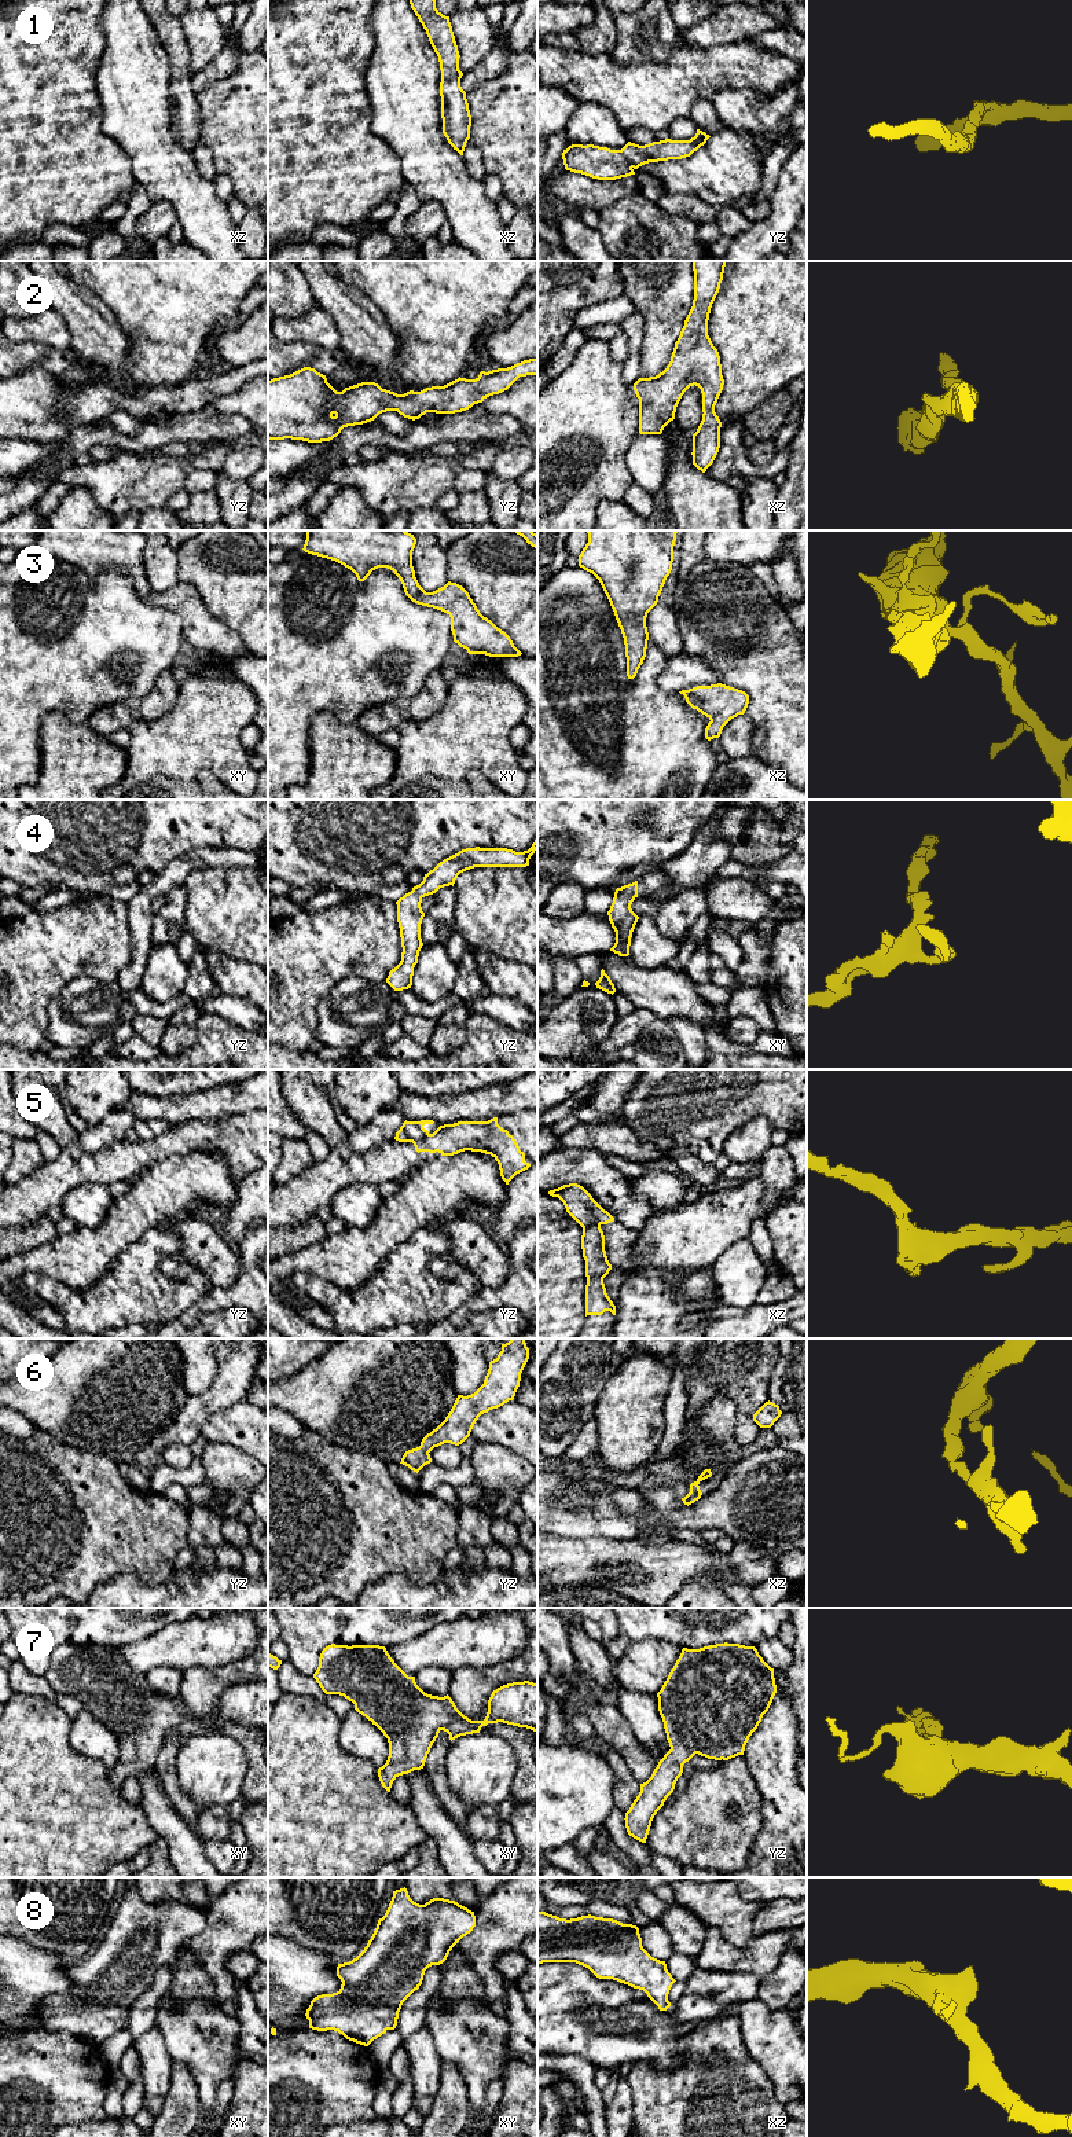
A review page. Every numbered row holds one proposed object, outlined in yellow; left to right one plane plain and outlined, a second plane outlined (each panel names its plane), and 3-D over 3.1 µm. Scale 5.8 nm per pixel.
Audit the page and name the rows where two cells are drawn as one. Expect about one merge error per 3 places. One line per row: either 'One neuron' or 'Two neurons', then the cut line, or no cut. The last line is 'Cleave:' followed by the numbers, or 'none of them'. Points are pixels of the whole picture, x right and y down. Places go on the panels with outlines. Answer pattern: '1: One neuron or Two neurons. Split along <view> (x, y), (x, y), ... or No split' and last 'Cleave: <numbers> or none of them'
1: One neuron. No split
2: One neuron. No split
3: One neuron. No split
4: One neuron. No split
5: Two neurons. Split along xz (599, 1223), (591, 1223), (583, 1229)
6: One neuron. No split
7: One neuron. No split
8: One neuron. No split
Cleave: 5

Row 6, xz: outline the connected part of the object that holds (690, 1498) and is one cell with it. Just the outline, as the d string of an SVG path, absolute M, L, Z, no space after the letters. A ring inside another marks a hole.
M705 1469L705 1470L698 1476L698 1479L697 1479L694 1483L690 1484L690 1492L689 1492L684 1498L682 1498L682 1501L683 1501L684 1505L689 1506L689 1505L694 1503L695 1501L698 1501L698 1499L701 1498L702 1492L701 1492L698 1484L700 1484L702 1480L705 1480L705 1479L708 1479L708 1477L711 1477L711 1476L712 1476L711 1469Z

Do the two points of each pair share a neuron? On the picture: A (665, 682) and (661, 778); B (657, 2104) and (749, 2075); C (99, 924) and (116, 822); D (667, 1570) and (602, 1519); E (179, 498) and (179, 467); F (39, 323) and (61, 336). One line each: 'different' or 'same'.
A: different
B: same
C: different
D: different
E: different
F: same

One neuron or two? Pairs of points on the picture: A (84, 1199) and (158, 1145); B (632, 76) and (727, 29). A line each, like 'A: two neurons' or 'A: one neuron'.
A: two neurons
B: two neurons

